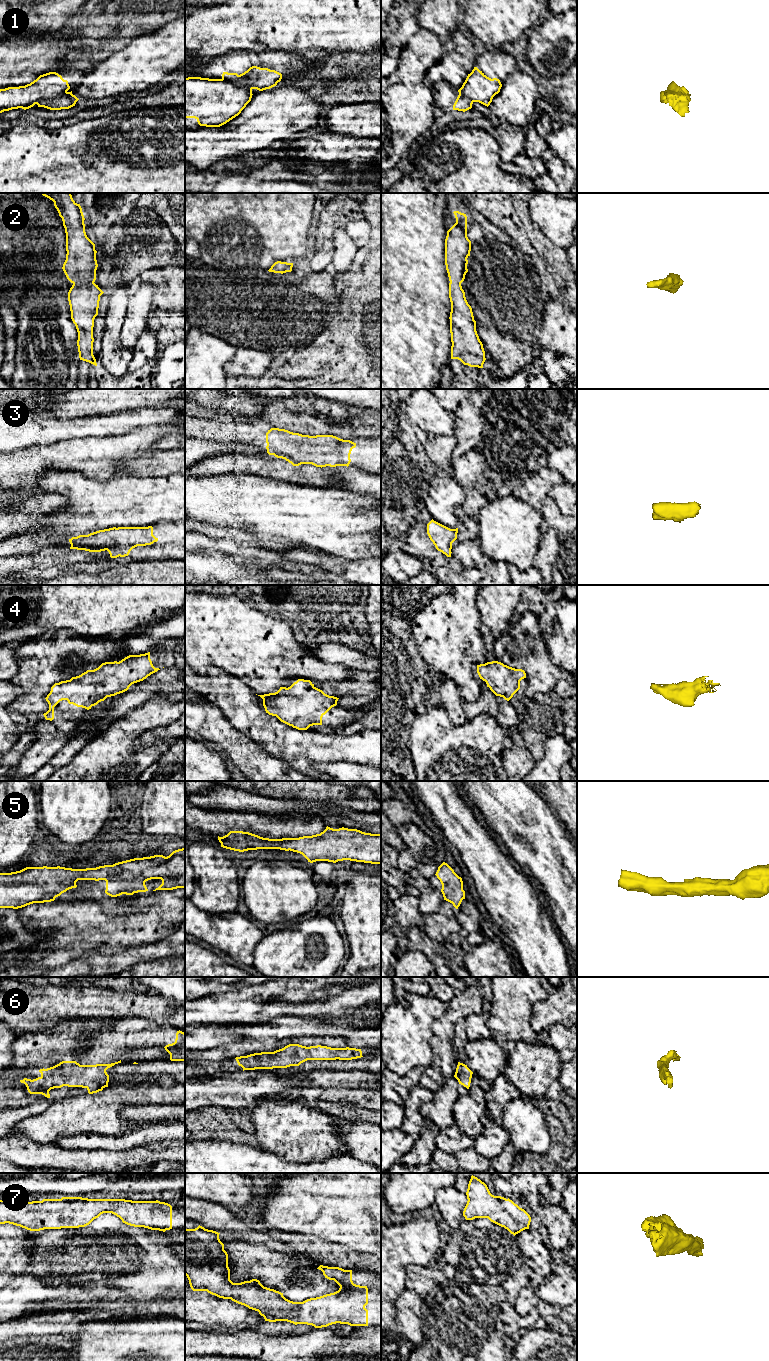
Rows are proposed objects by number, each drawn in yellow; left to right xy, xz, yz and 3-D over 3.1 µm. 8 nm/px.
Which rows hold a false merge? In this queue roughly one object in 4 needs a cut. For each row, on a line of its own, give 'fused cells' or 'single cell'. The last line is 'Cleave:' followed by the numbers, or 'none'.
1: fused cells
2: single cell
3: single cell
4: single cell
5: single cell
6: single cell
7: single cell
Cleave: 1

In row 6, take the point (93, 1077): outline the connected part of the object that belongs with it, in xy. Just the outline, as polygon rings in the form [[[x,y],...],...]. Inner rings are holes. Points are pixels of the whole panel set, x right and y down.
[[[121,1060],[111,1064],[96,1065],[62,1061],[53,1067],[40,1069],[40,1077],[33,1080],[24,1078],[20,1082],[26,1085],[30,1094],[42,1094],[47,1098],[50,1098],[51,1089],[63,1086],[86,1088],[89,1094],[93,1094],[108,1087],[109,1075],[106,1070],[118,1063],[121,1063]]]

